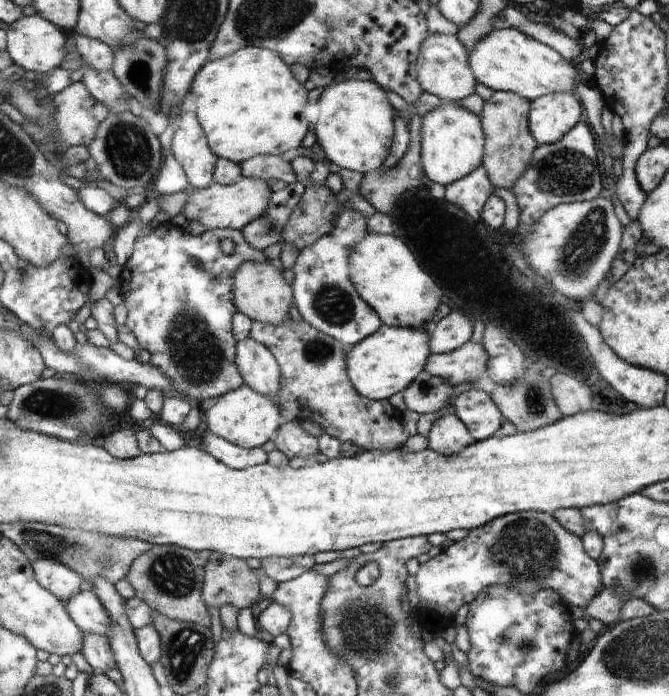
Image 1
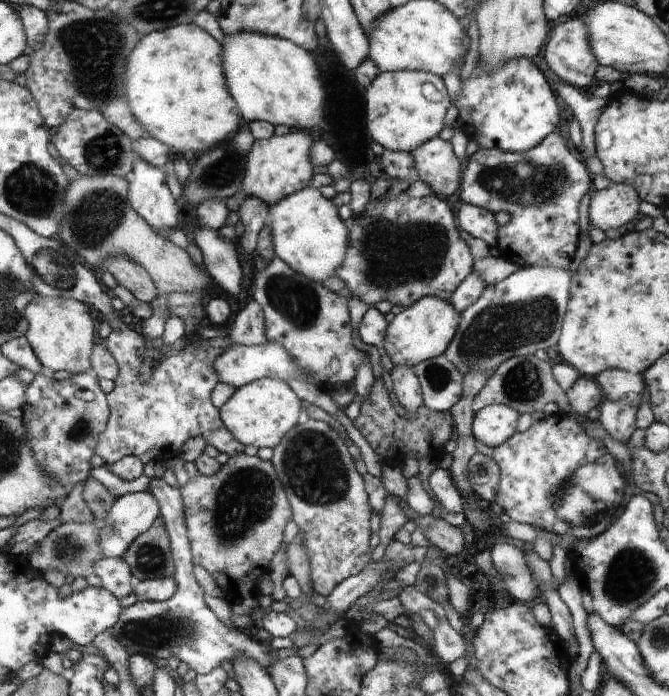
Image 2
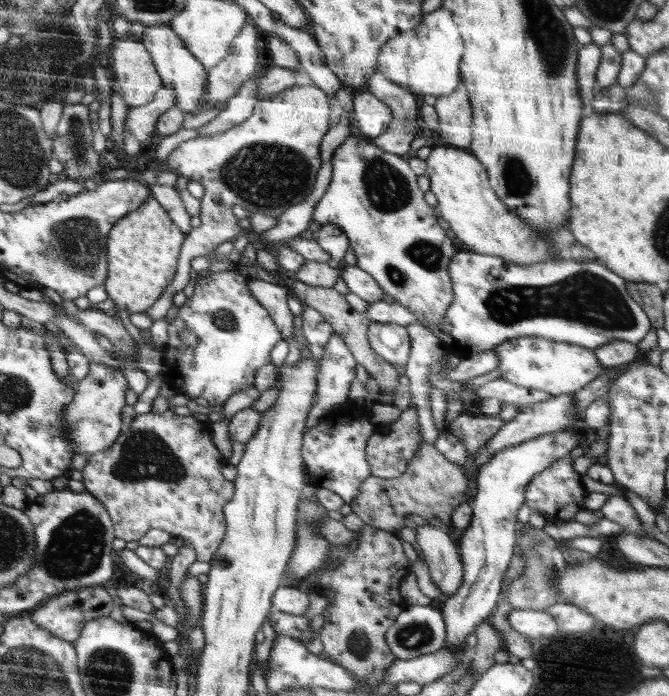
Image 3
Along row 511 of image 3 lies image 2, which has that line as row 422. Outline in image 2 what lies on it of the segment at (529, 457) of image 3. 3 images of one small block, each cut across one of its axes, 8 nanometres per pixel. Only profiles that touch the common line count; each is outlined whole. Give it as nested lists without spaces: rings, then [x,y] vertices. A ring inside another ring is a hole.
[[[489,405],[473,417],[473,438],[488,447],[505,445],[517,433],[520,414],[512,407]]]

